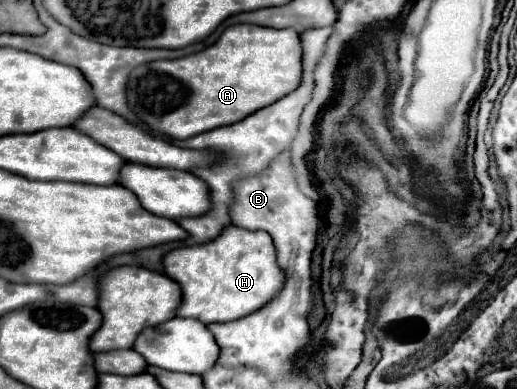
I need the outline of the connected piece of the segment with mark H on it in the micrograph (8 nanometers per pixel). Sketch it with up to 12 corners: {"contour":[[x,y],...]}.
{"contour":[[269,233],[173,249],[177,317],[263,309],[285,281]]}

